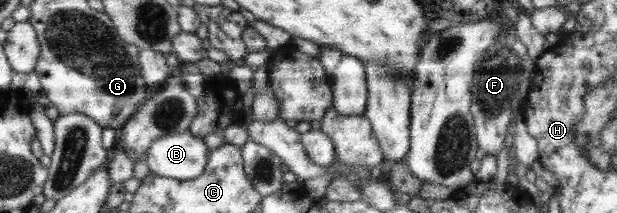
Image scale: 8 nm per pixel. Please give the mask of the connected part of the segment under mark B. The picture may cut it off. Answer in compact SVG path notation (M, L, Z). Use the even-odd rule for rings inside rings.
M189 131L168 133L152 141L142 158L156 176L190 180L204 171L209 154L204 143Z

